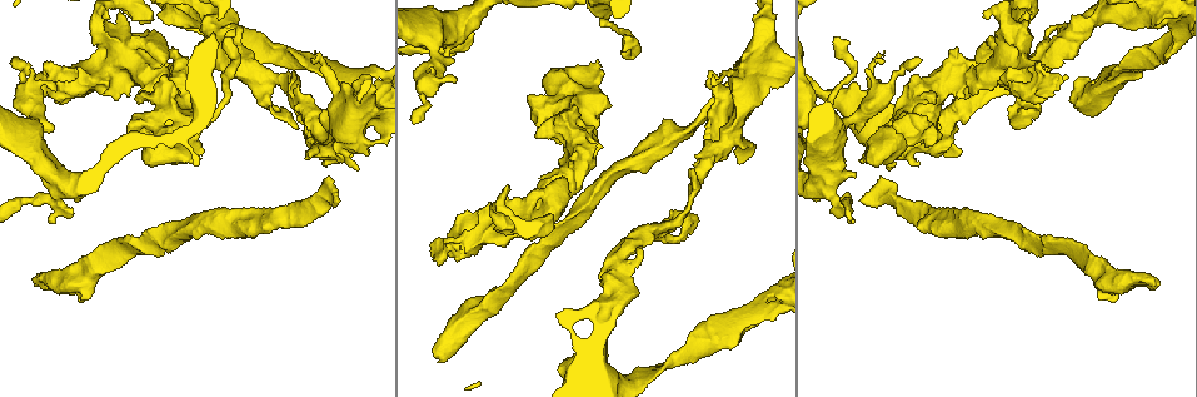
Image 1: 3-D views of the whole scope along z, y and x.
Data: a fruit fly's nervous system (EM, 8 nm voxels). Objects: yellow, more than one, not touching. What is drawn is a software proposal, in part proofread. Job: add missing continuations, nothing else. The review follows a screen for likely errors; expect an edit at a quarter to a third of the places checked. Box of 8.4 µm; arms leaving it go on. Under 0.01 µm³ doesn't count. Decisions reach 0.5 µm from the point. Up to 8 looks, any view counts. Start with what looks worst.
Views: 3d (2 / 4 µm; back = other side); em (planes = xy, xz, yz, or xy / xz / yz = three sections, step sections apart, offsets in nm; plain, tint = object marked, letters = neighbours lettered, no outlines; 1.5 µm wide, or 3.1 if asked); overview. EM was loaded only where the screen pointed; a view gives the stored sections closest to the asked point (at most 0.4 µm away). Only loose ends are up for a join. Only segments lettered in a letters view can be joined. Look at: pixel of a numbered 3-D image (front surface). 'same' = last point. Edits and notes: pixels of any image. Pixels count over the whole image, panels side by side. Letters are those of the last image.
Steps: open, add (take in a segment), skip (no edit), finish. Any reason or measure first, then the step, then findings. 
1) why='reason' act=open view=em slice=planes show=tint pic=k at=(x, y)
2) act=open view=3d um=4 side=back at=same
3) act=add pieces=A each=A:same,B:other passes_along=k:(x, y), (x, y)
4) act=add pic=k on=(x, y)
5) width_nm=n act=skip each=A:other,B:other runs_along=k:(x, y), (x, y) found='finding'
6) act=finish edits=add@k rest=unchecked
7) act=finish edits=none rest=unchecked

why='free end' act=open view=3d um=4 pic=1 at=(860, 162)

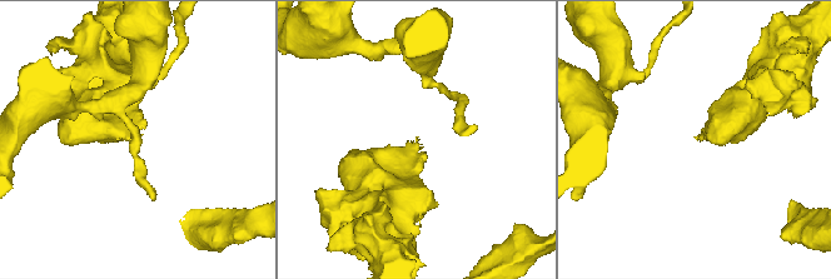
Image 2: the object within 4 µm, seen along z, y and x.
why='need the tissue' act=open view=em slice=planes show=letters pic=2 at=(416, 140)

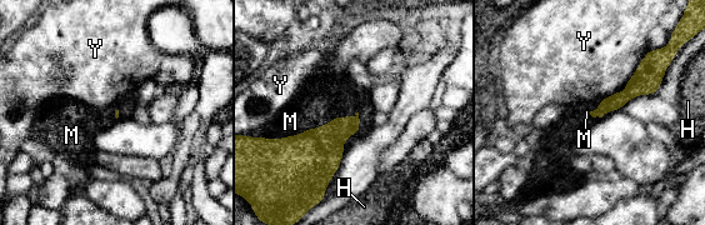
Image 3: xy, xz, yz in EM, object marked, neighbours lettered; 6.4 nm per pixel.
act=add pieces=M each=H:other,M:same,Y:other passes_along=3:(289, 175), (289, 136), (290, 121) found='it goes on there'

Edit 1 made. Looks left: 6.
why='redraw' act=open view=overview

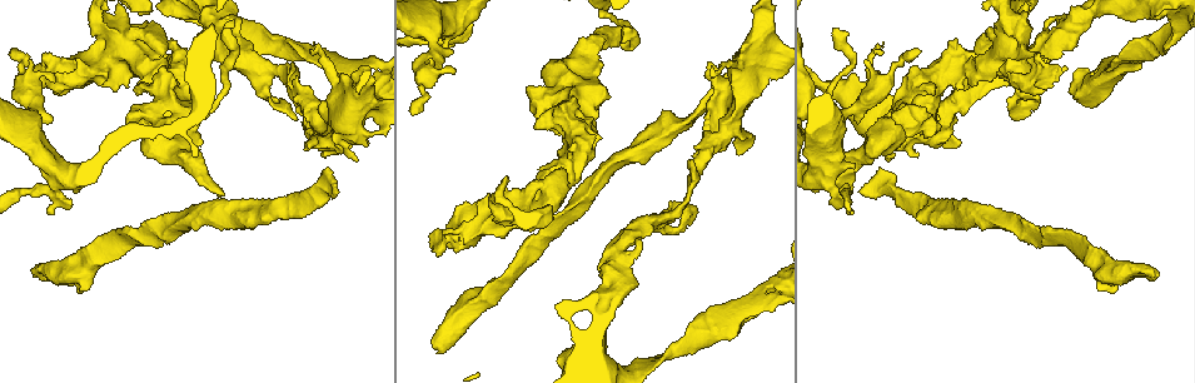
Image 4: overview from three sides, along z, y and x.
why='free end' act=open view=3d um=2 pic=4 at=(1156, 273)

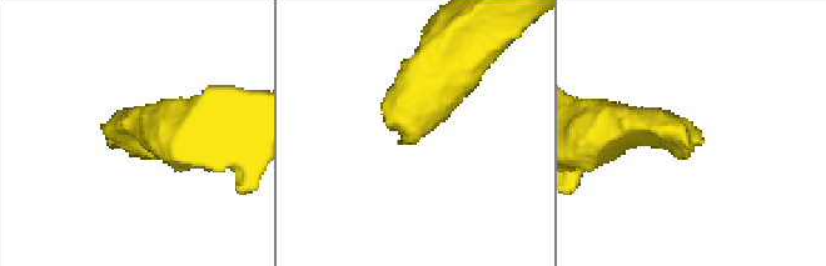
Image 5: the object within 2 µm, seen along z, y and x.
why='need the tissue' act=open view=em slice=planes show=letters pic=5 at=(698, 139)

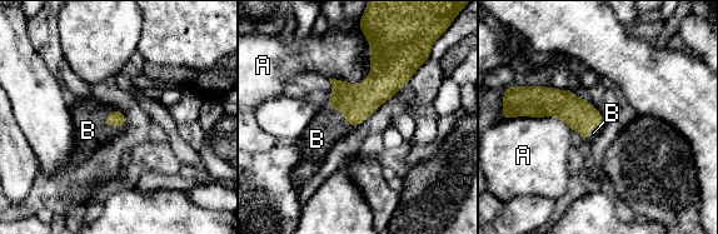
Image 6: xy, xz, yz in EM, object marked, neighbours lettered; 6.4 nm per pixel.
act=add pieces=B each=A:other,B:same found='the cell continues'

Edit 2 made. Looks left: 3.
act=finish edits=add@3,add@6 rest=unchecked

